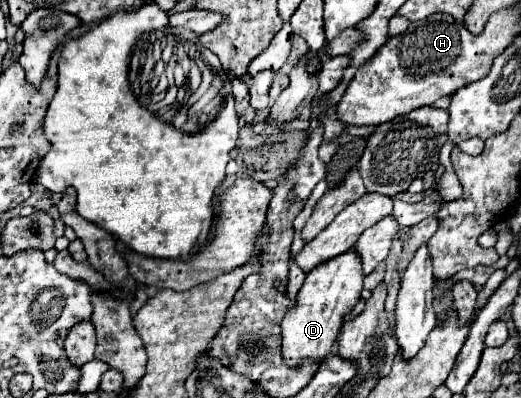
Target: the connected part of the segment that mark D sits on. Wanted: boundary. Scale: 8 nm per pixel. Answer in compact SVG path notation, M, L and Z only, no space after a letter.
M355 246L335 258L329 258L315 266L311 274L307 274L299 294L297 304L281 322L281 338L283 338L283 360L285 364L297 366L303 358L325 360L331 352L331 346L339 334L339 326L343 324L343 316L357 304L363 290L363 266L361 256Z

